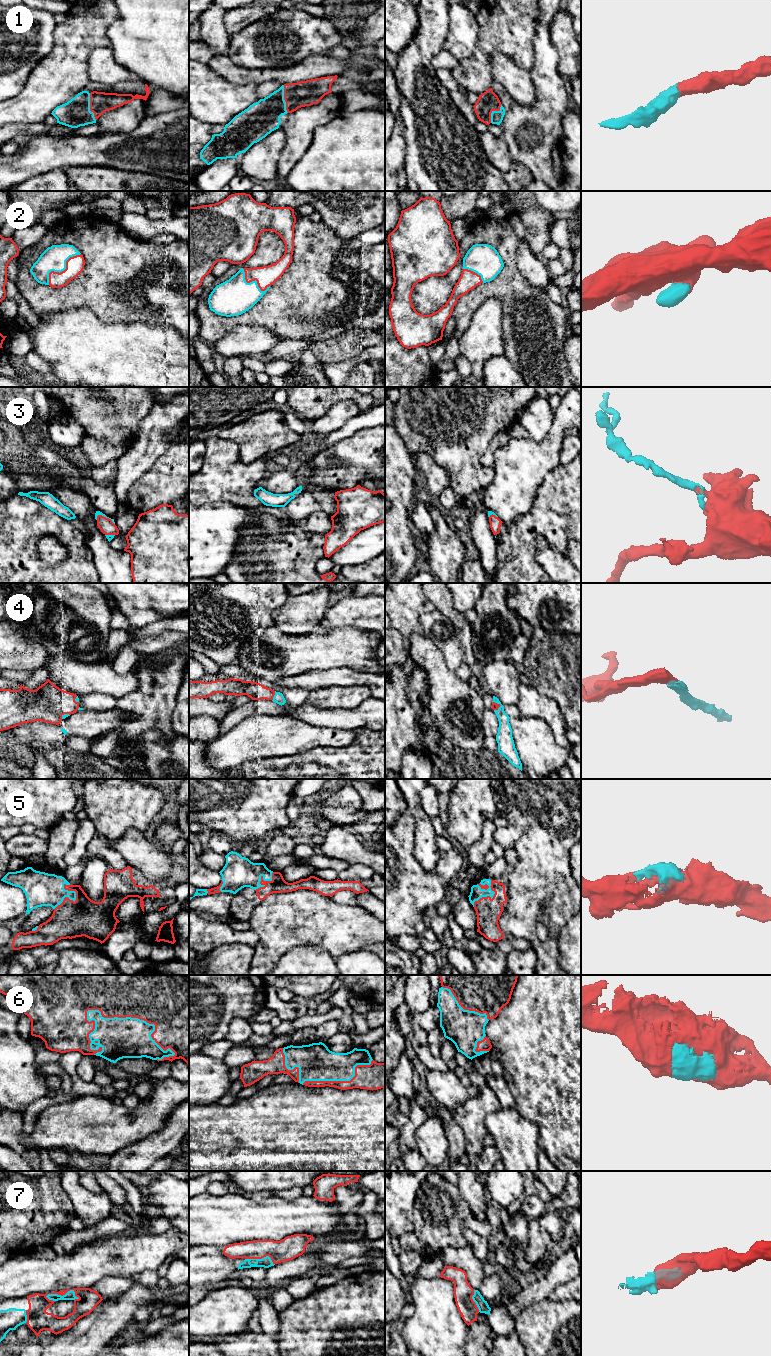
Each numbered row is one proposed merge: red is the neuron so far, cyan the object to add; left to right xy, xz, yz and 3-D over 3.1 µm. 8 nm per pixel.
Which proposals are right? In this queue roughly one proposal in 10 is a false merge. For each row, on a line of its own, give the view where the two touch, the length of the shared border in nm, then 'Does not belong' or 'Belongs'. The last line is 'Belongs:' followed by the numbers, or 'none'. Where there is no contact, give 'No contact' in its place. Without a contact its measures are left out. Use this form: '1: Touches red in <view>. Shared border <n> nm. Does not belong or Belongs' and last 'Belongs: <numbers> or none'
1: Touches red in xy. Shared border 220 nm. Belongs
2: Touches red in xy. Shared border 360 nm. Belongs
3: Touches red in xy. Shared border 170 nm. Belongs
4: Touches red in xz. Shared border 80 nm. Belongs
5: Touches red in yz. Shared border 260 nm. Belongs
6: Touches red in xy. Shared border 800 nm. Belongs
7: Touches red in xy. Shared border 280 nm. Belongs
Belongs: 1, 2, 3, 4, 5, 6, 7

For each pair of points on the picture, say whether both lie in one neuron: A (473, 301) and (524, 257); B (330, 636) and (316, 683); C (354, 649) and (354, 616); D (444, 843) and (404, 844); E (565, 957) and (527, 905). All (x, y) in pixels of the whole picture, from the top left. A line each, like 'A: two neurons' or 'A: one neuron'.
A: two neurons
B: two neurons
C: two neurons
D: two neurons
E: two neurons

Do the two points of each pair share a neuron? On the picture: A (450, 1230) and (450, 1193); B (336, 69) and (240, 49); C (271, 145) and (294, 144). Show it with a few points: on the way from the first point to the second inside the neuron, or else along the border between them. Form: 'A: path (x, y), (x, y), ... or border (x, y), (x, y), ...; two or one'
A: path (448, 1221), (448, 1202); one
B: border (322, 55), (309, 55), (292, 65), (276, 67); two
C: border (281, 128), (285, 136), (285, 145), (277, 166); two

